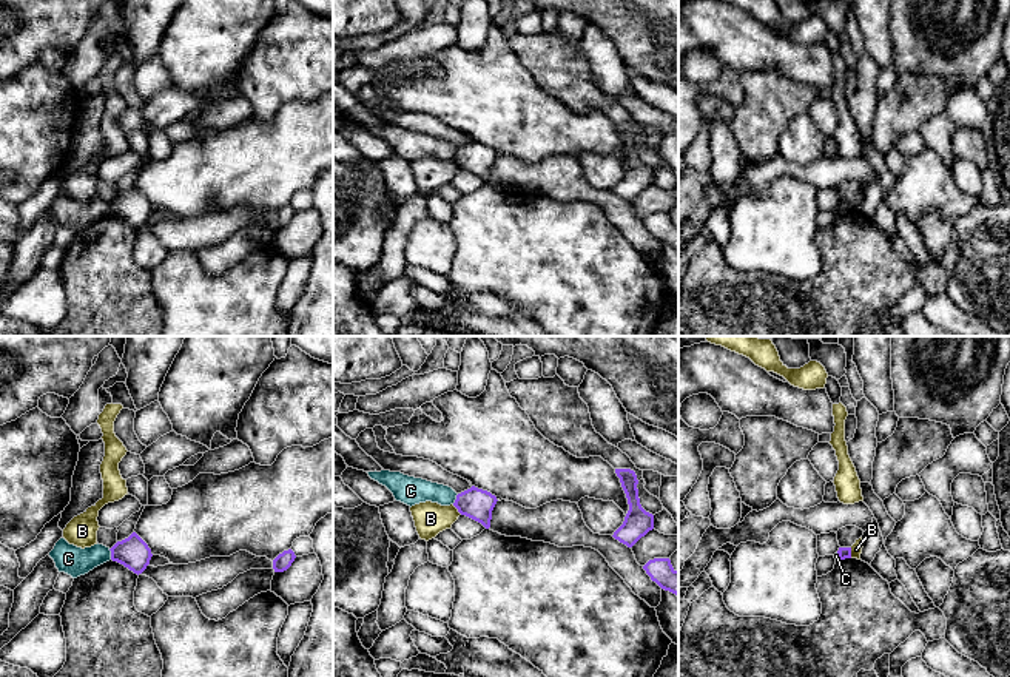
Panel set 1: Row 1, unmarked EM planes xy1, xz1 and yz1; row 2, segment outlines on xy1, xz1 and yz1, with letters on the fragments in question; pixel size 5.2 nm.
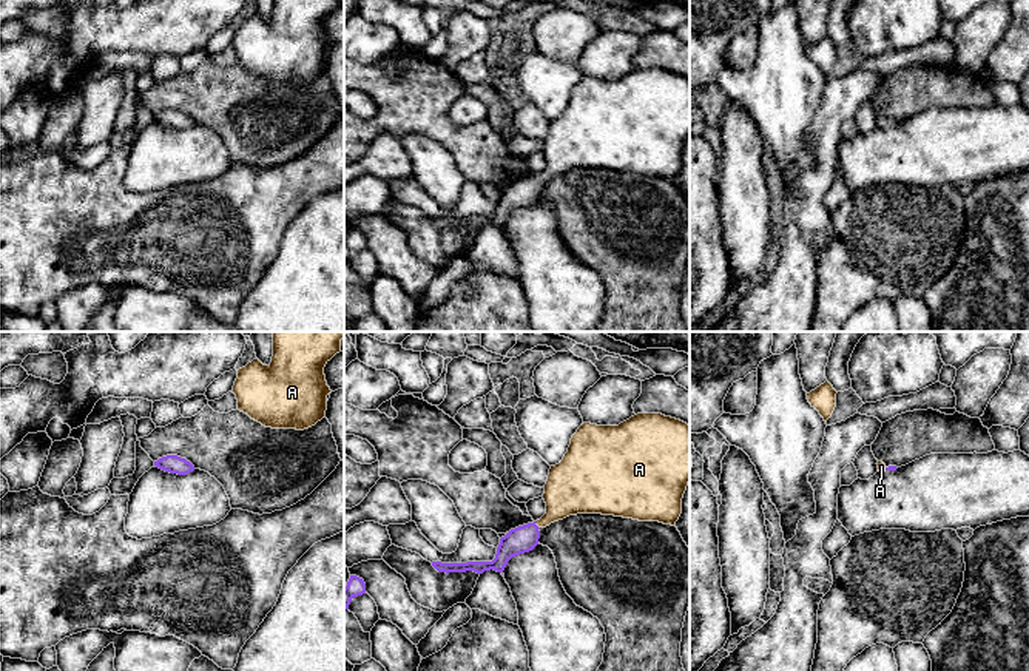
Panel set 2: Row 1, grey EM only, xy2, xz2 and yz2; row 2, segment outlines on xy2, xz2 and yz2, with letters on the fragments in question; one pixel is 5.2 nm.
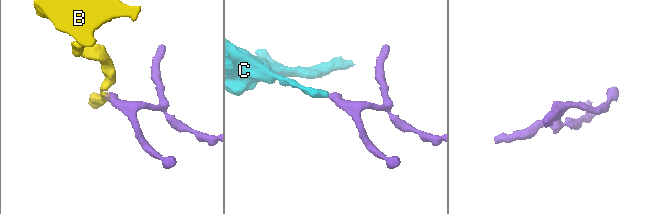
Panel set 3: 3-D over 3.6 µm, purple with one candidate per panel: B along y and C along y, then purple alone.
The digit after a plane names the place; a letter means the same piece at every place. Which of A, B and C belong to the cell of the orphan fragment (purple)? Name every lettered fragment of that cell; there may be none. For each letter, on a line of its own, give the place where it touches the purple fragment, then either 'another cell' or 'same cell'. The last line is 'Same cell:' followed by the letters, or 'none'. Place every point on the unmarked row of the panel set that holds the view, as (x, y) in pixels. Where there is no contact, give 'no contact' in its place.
A: meets purple in xz2 at (536, 179); same cell
B: meets purple in xz1 at (457, 162); another cell
C: meets purple in xy1 at (111, 208); another cell
Same cell: A

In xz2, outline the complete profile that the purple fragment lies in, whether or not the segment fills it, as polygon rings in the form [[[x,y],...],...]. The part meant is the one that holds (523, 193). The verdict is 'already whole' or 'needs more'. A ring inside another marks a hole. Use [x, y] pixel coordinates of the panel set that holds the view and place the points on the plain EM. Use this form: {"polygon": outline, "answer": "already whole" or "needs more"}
{"polygon": [[[637,68],[619,80],[597,80],[583,77],[571,93],[571,99],[563,114],[551,120],[545,139],[543,154],[546,168],[534,176],[511,184],[500,193],[495,213],[492,216],[441,217],[432,216],[438,227],[484,225],[503,227],[508,216],[520,208],[532,205],[538,199],[540,182],[577,168],[602,168],[639,176],[659,176],[674,180],[682,168],[682,153],[690,137],[690,80],[680,74],[662,68]]], "answer": "needs more"}

